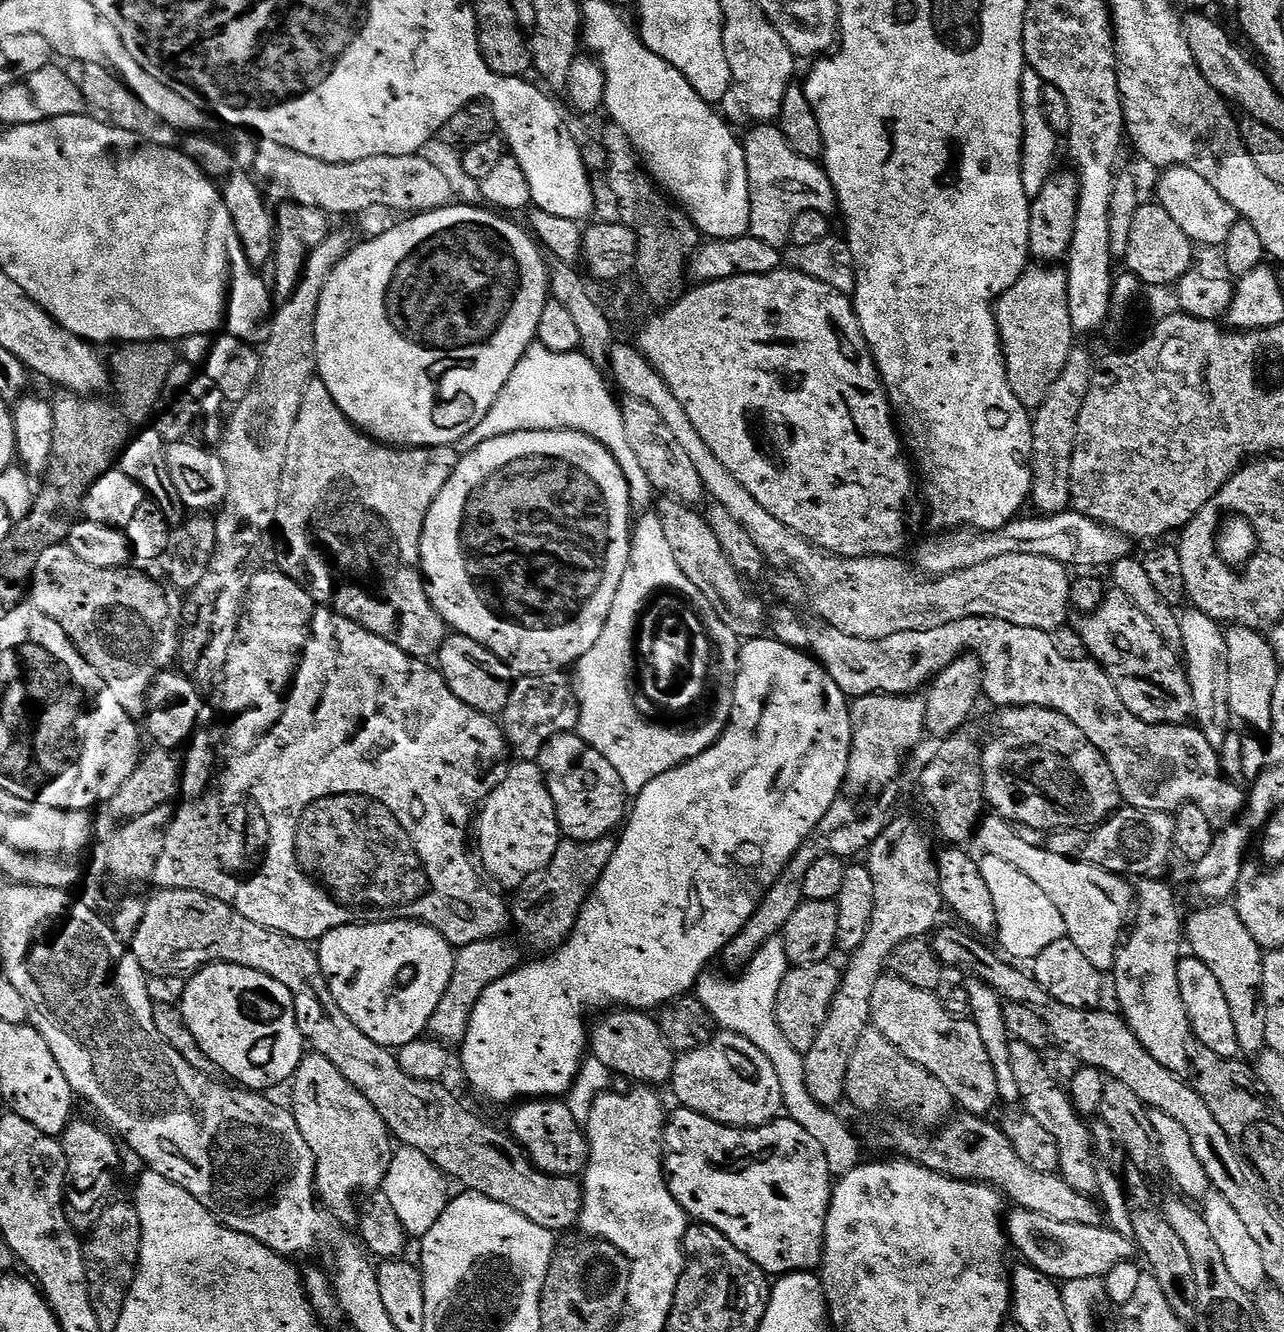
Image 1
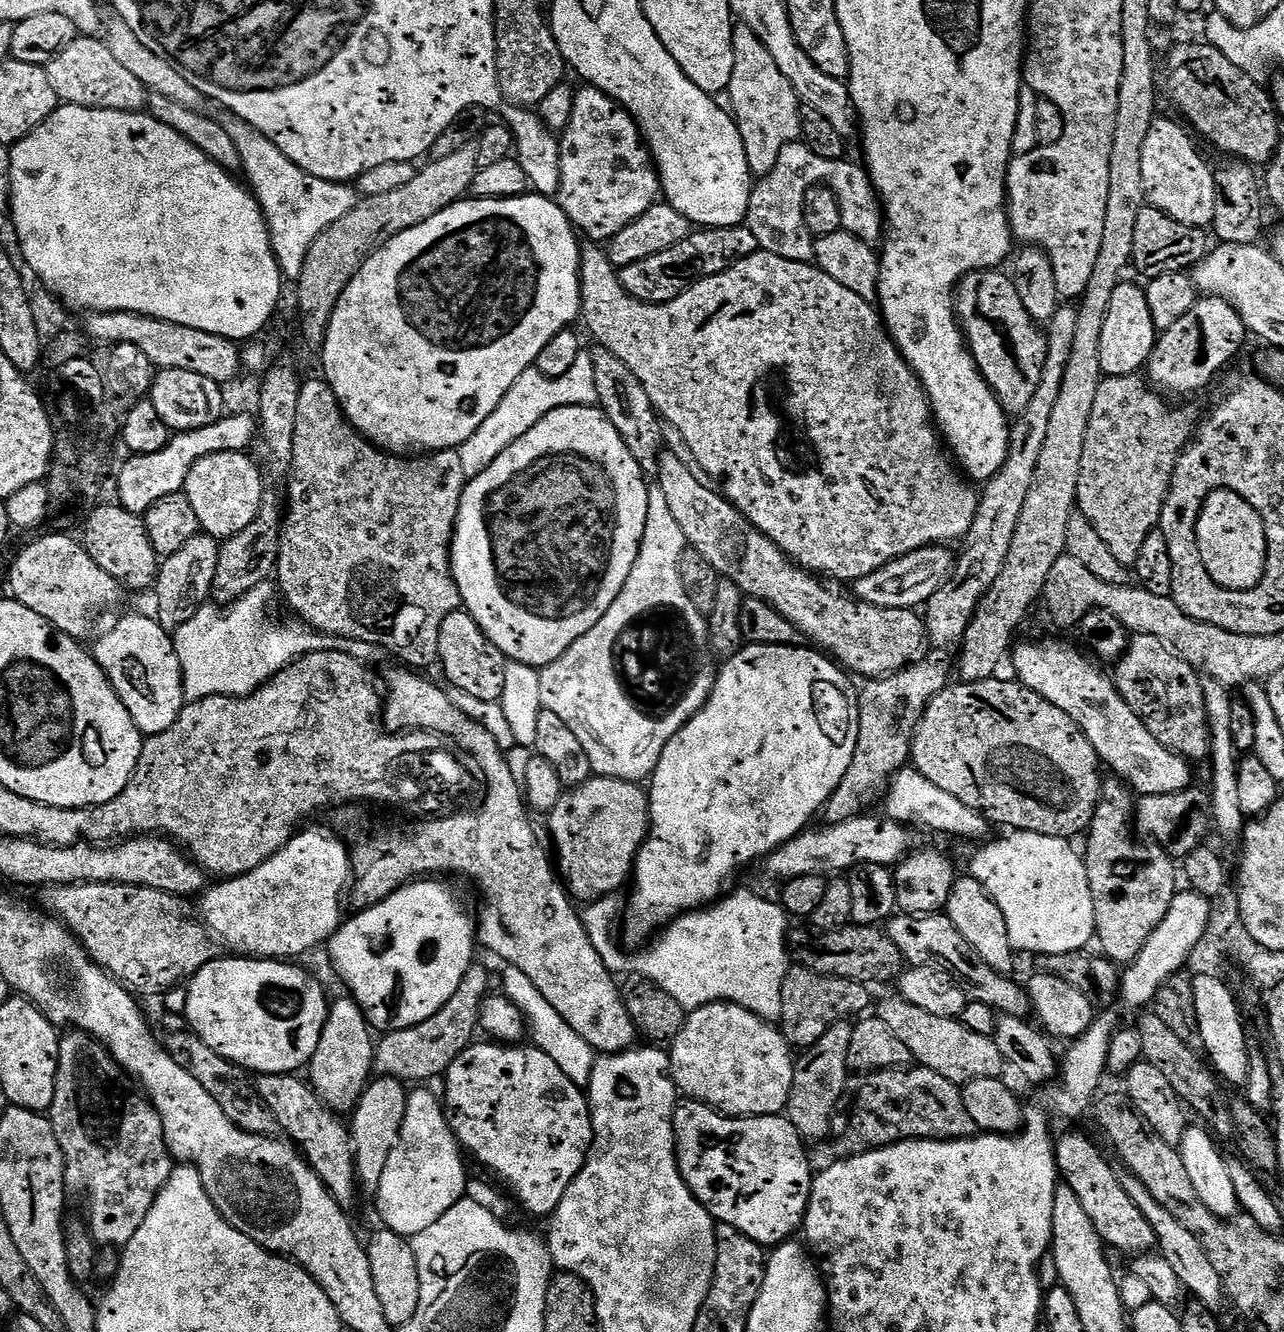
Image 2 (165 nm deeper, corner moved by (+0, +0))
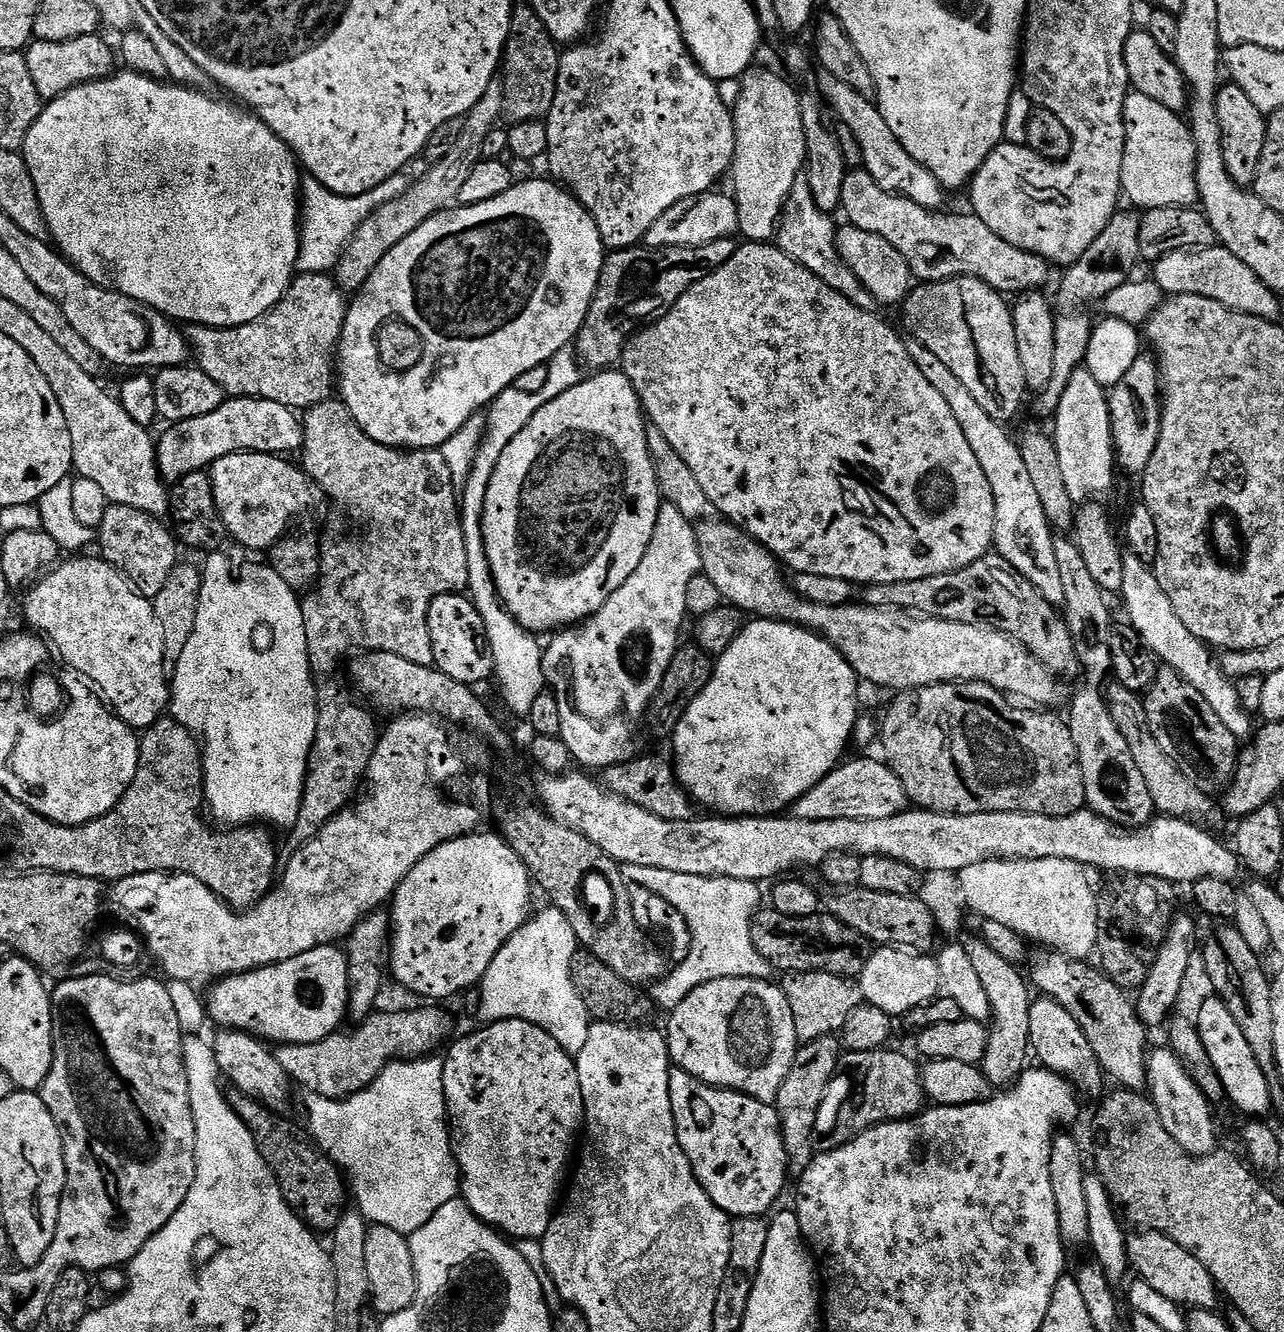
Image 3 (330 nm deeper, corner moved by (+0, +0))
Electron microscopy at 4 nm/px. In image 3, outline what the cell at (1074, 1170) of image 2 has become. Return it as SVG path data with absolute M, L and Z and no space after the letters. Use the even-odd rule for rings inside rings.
M1144 1230L1136 1235L1140 1236L1128 1236L1128 1262L1131 1271L1139 1279L1150 1282L1153 1290L1158 1290L1158 1294L1170 1298L1170 1302L1175 1304L1189 1309L1217 1307L1216 1303L1222 1300L1222 1293L1216 1287L1216 1280L1210 1270L1206 1270L1206 1266L1202 1266L1202 1262L1198 1262L1194 1254L1178 1246L1174 1238L1166 1238L1157 1232Z

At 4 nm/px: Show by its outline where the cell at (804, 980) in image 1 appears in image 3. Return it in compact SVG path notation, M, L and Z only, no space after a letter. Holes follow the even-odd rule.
M785 972L782 987L794 1014L794 1030L801 1045L823 1036L836 1036L846 1026L846 1018L850 1018L850 1014L854 1014L862 1003L859 983L846 976L825 972Z

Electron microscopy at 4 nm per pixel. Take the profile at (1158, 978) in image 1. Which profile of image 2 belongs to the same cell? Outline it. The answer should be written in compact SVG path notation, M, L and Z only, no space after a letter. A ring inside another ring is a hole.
M1108 778L1100 785L1100 801L1094 810L1092 824L1088 827L1086 839L1092 848L1083 849L1084 865L1090 882L1090 898L1094 902L1095 939L1100 940L1099 951L1120 966L1127 966L1138 958L1146 938L1154 934L1156 927L1166 918L1170 902L1174 902L1176 890L1174 870L1177 861L1169 856L1168 849L1151 842L1141 842L1134 837L1134 796L1127 783L1119 778Z

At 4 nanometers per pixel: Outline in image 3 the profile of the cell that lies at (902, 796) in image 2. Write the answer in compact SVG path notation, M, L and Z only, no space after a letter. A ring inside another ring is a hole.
M883 759L852 760L837 764L836 768L814 786L794 806L794 816L798 820L869 820L870 818L894 818L909 807L908 791L902 786L898 774L888 767Z

